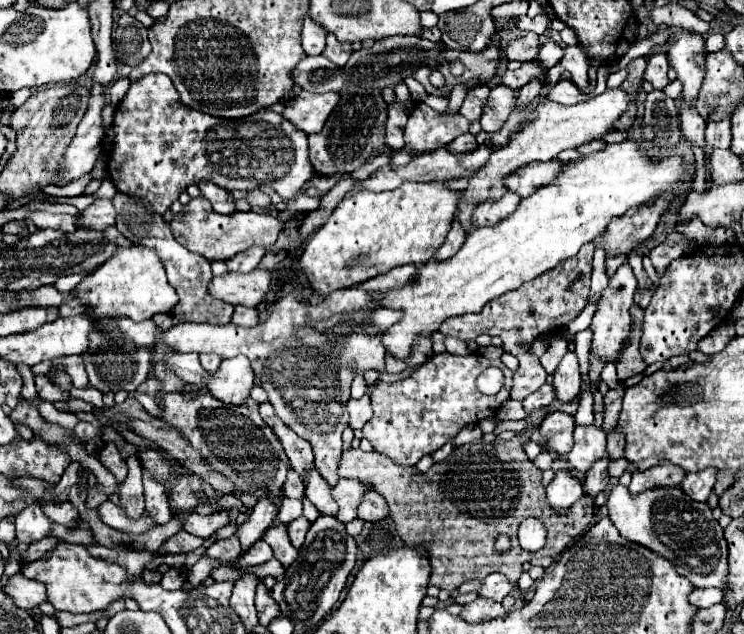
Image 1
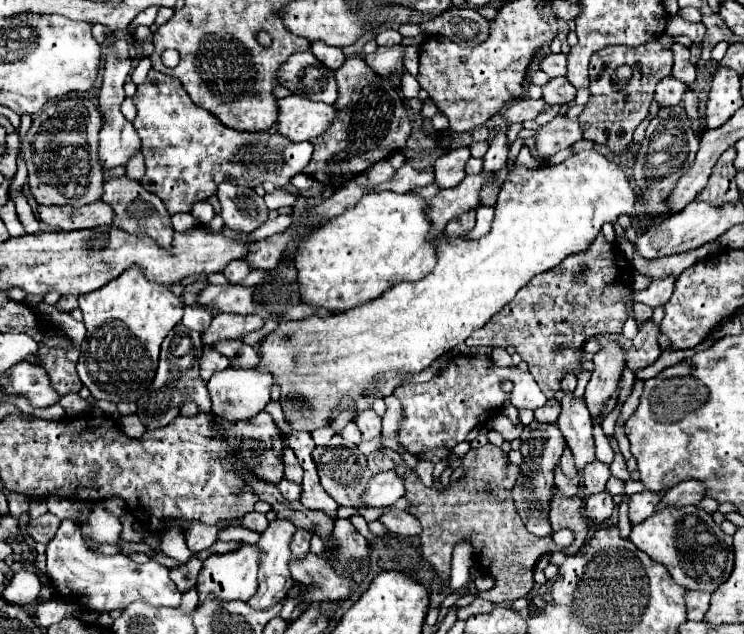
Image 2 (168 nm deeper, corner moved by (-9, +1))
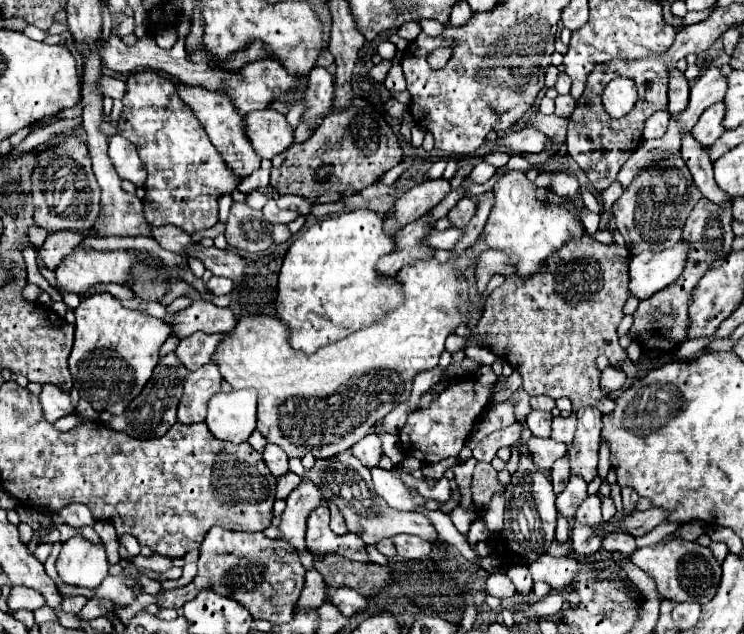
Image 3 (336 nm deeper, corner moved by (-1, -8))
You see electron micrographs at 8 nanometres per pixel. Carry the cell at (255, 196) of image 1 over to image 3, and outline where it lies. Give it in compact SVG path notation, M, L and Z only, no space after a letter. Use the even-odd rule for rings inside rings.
M270 199L270 201L264 205L262 213L264 213L264 217L266 217L270 223L290 223L290 221L294 221L296 217L300 217L298 211L290 211L290 209L284 209L284 211L282 211L282 209L278 209L278 205L276 205L274 199Z

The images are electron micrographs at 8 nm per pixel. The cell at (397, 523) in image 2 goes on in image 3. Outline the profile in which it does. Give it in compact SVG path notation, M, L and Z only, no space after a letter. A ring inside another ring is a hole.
M402 533L398 537L392 537L392 541L394 541L398 555L404 559L424 559L430 553L430 543L422 541L420 537L414 537L414 535Z

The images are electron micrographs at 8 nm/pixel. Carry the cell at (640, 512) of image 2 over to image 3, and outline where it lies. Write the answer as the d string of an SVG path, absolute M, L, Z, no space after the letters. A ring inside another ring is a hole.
M614 531L614 533L608 533L602 541L602 549L606 551L620 551L624 555L632 555L636 551L636 543L634 543L634 537L626 531Z

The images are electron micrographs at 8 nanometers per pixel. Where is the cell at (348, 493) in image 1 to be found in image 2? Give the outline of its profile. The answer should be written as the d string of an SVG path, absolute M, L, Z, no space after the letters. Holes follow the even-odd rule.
M380 472L370 480L370 488L366 490L366 496L362 496L362 502L370 508L390 508L404 494L406 486L400 482L400 476L394 472Z

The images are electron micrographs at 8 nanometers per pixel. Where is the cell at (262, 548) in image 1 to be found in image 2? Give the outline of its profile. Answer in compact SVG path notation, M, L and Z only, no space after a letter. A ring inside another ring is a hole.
M244 544L240 550L230 552L230 554L206 558L204 566L198 574L198 584L196 584L200 604L208 598L222 600L222 602L230 602L230 600L248 602L258 590L258 578L256 578L258 560L260 560L260 550L258 550L258 546L250 546L250 544Z

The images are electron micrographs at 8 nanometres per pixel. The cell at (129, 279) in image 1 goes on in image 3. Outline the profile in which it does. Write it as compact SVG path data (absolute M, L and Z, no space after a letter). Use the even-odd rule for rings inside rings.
M94 293L76 307L76 333L74 333L74 347L70 353L70 373L74 379L74 387L78 389L78 395L86 399L94 411L108 411L112 415L122 415L126 405L142 391L146 381L152 375L152 369L158 365L158 351L162 343L170 337L172 325L164 319L156 319L150 315L144 315L136 309L126 309L120 299L116 299L110 293Z

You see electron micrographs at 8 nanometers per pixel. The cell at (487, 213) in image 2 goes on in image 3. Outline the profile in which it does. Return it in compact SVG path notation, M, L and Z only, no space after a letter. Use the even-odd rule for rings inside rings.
M446 229L446 231L432 231L426 239L426 243L434 249L444 249L444 251L452 251L454 245L458 245L458 241L462 239L462 229Z

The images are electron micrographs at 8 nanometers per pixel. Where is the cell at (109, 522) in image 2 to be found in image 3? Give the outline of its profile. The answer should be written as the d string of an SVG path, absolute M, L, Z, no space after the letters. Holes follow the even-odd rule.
M80 535L68 539L62 545L62 551L60 551L60 569L58 569L58 575L68 585L80 585L80 587L94 589L108 575L108 557L106 557L104 545L102 543L92 543L90 539L80 537Z

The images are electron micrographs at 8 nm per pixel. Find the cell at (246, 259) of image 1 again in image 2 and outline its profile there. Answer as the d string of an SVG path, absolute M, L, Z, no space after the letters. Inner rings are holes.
M232 260L222 272L224 272L224 276L228 278L228 282L238 284L240 280L244 280L244 276L250 274L250 270L252 270L252 268L250 268L246 262L242 262L242 260Z

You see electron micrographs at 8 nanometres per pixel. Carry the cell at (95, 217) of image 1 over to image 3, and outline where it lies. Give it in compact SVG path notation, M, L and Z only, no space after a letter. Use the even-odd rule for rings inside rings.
M76 229L62 231L62 233L48 233L48 237L40 249L44 265L48 269L54 269L60 263L60 259L64 255L68 255L74 247L78 247L82 241L84 241L84 235L82 235L82 231L76 231Z

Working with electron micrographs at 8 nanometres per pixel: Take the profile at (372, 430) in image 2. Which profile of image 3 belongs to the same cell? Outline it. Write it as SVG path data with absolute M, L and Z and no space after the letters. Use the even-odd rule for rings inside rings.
M368 433L364 439L360 439L352 449L352 455L358 457L368 469L370 467L376 467L378 461L380 461L380 455L382 455L382 443L378 439L378 435L374 433Z

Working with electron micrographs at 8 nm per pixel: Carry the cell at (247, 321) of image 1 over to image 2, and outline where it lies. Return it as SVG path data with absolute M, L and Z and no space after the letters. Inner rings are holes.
M216 314L210 326L202 332L202 344L214 346L222 340L240 340L246 334L260 330L264 320L260 316L238 316L238 314Z

